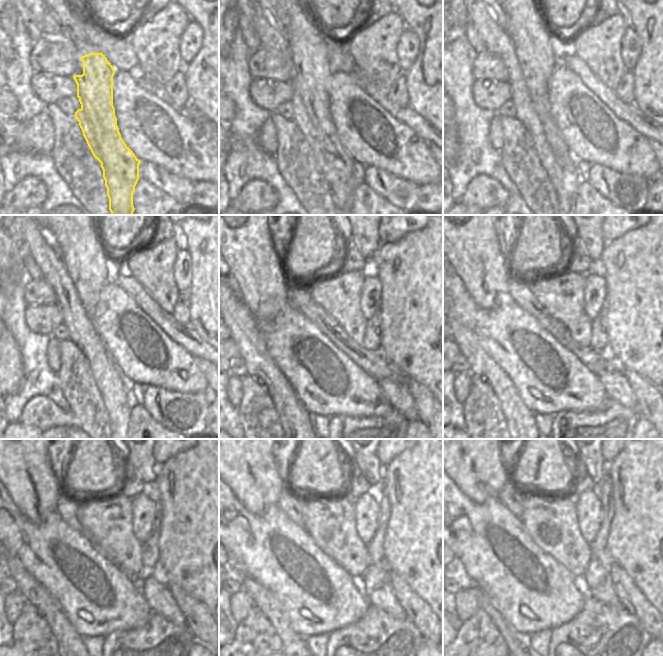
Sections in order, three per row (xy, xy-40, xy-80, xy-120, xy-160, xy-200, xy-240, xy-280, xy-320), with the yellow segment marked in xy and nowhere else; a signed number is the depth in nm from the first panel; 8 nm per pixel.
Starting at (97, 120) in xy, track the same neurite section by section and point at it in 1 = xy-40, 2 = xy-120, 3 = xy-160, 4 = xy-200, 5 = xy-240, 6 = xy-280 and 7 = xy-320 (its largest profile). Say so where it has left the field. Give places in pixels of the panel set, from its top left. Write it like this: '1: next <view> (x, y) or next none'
1: next xy-40 (310, 102)
2: next xy-120 (74, 309)
3: next xy-160 (239, 235)
4: next xy-200 (465, 235)
5: next xy-240 (22, 459)
6: next xy-280 (246, 459)
7: next xy-320 (473, 459)

